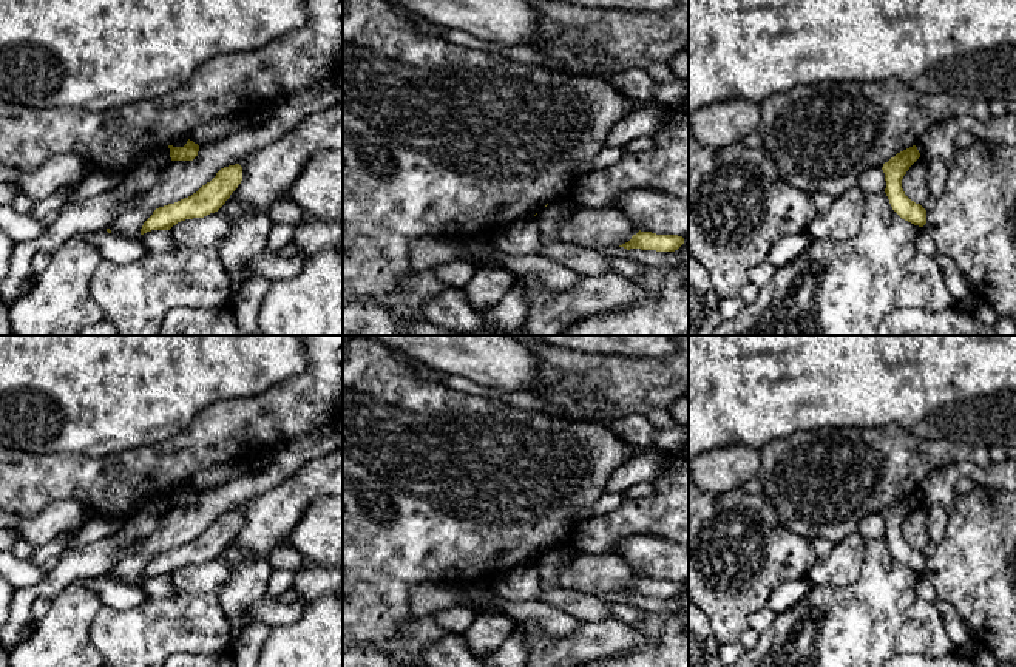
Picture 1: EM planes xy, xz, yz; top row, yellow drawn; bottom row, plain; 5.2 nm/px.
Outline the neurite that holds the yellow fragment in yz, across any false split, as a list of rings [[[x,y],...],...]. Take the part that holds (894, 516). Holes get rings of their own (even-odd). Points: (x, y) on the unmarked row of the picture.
[[[916,491],[897,499],[888,508],[883,510],[886,534],[885,539],[889,545],[892,556],[905,567],[923,573],[926,570],[926,556],[911,547],[903,534],[902,525],[909,513],[920,503]]]

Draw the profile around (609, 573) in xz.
[[[573,551],[567,554],[559,571],[559,585],[590,594],[619,593],[638,577],[632,567],[616,554],[590,556]]]

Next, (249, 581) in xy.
[[[238,547],[224,550],[221,557],[233,568],[232,576],[218,588],[218,602],[232,628],[229,650],[235,656],[239,635],[250,625],[247,610],[267,598],[273,568],[267,560],[255,557]]]

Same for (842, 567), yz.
[[[857,530],[837,543],[828,557],[817,559],[806,579],[811,585],[852,585],[860,574],[865,550],[866,542]]]

